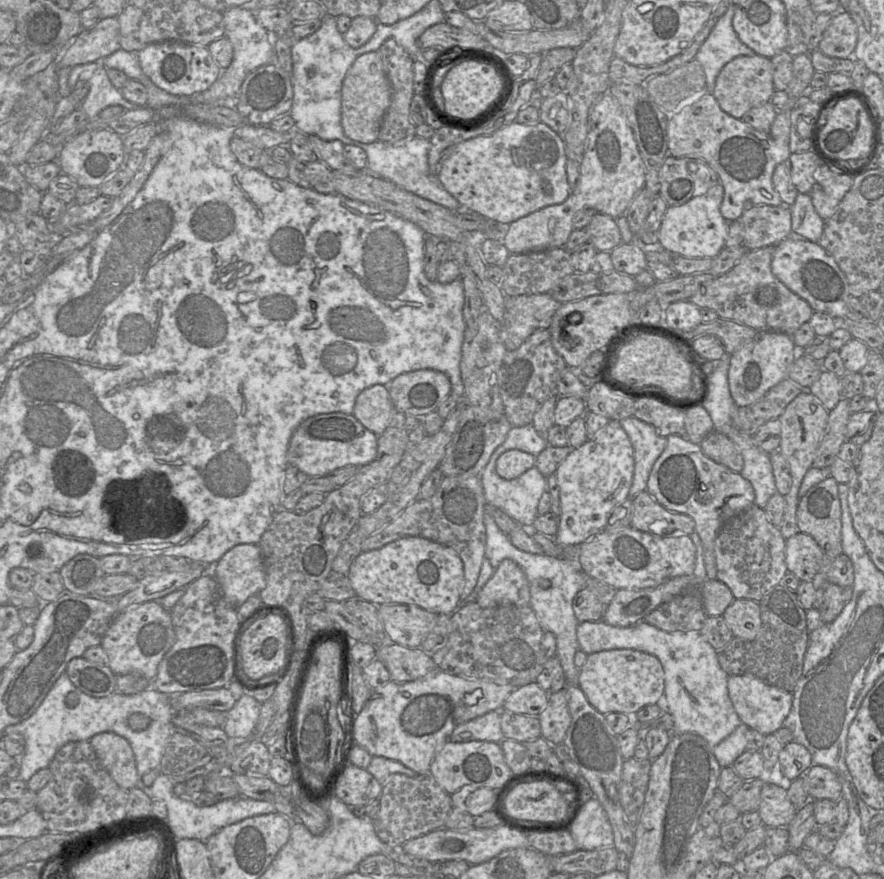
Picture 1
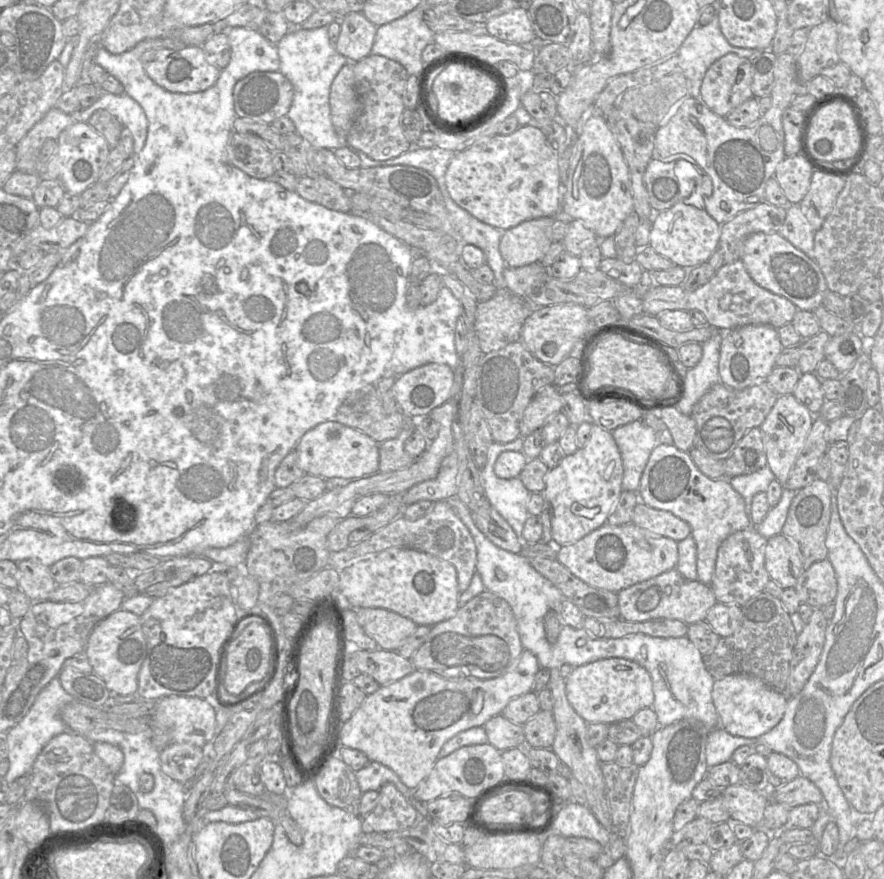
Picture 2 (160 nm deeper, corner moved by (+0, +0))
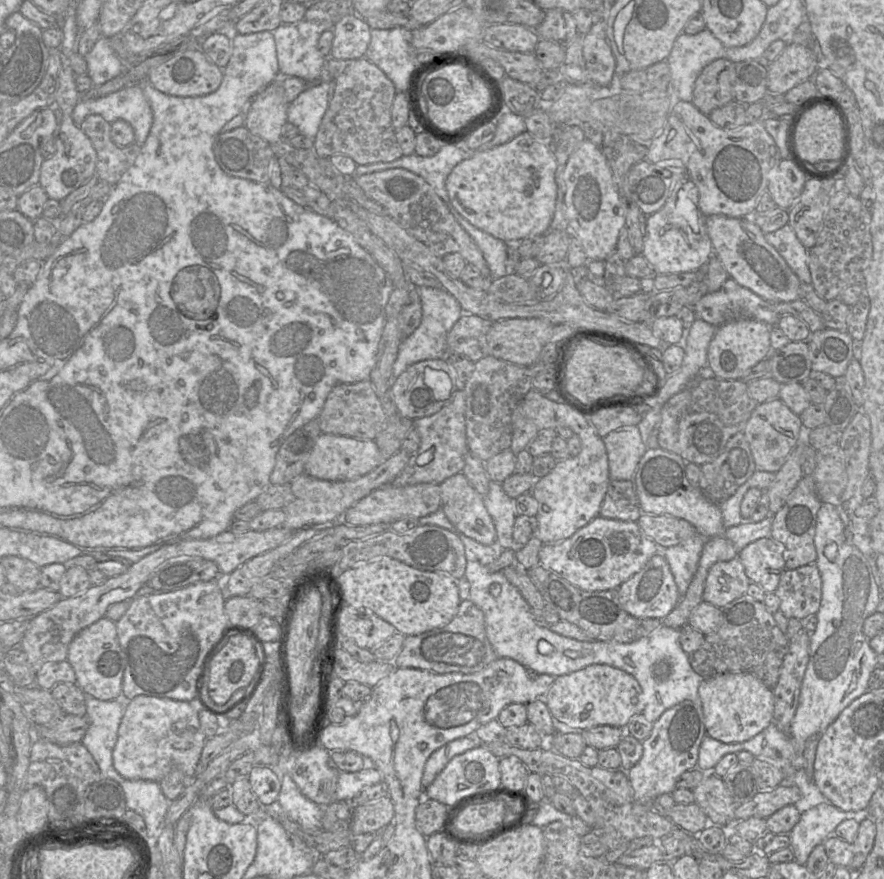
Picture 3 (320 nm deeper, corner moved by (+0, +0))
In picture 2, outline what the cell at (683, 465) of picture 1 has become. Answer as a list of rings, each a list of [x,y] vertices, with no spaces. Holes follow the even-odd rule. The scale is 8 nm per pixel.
[[[658,444],[653,449],[642,473],[637,493],[639,500],[647,506],[669,511],[690,525],[691,535],[696,543],[697,580],[707,585],[711,583],[717,551],[721,543],[734,532],[752,525],[750,516],[746,512],[745,501],[733,489],[729,479],[711,479],[705,476],[694,464],[689,452],[679,450],[674,444]]]

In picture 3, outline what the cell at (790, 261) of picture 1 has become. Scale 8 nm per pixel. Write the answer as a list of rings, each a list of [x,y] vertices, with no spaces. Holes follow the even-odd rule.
[[[705,216],[706,231],[713,254],[718,257],[729,277],[741,286],[750,289],[761,298],[773,302],[789,302],[801,298],[802,283],[777,250],[765,240],[765,233],[753,222],[752,217]]]

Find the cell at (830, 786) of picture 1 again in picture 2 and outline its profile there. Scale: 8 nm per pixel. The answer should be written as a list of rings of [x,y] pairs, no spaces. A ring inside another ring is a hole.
[[[799,775],[783,787],[770,789],[769,800],[794,808],[809,803],[819,804],[824,798],[814,783]]]

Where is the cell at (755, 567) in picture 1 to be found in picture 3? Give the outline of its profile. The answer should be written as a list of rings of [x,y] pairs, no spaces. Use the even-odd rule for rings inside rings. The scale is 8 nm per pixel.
[[[737,556],[729,561],[716,562],[708,572],[702,599],[723,609],[745,595],[750,584],[751,581]]]

